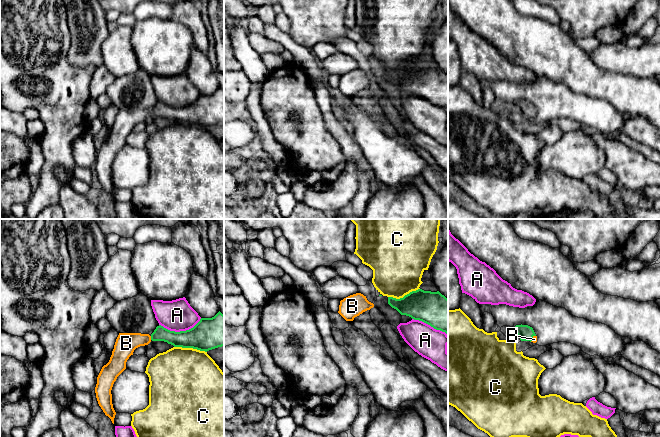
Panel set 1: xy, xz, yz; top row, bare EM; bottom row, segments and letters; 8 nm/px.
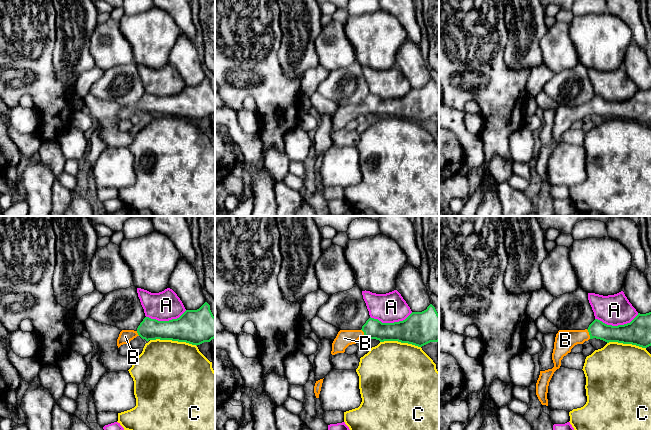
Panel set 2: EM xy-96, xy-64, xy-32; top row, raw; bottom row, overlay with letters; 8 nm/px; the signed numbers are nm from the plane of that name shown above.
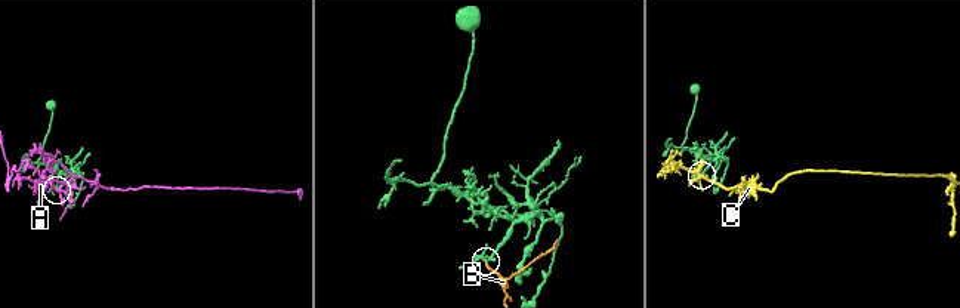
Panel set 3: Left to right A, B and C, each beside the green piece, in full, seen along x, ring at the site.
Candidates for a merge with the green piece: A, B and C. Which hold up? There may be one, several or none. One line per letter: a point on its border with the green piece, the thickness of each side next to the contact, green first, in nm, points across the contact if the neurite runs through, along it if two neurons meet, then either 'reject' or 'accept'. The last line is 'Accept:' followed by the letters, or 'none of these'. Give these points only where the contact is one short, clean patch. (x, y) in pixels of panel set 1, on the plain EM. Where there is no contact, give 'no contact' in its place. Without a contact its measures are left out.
A: xy (180, 107) | 260/260 nm | reject
B: xy (151, 114) | 130/170 nm | across xy (182, 115), (169, 112), (151, 114), (137, 115), (126, 119) | accept
C: xy (190, 123) | 260/480 nm | reject
Accept: B

